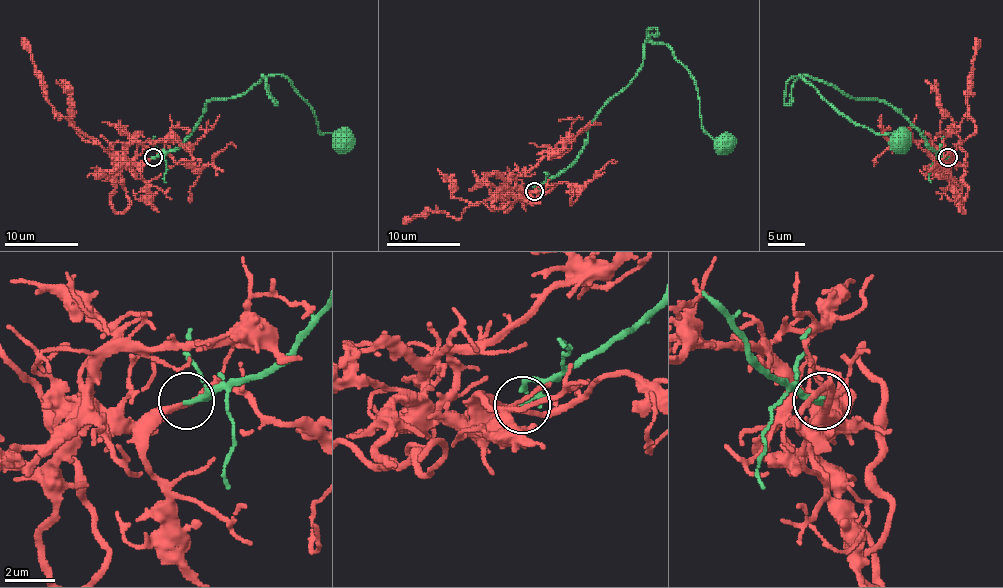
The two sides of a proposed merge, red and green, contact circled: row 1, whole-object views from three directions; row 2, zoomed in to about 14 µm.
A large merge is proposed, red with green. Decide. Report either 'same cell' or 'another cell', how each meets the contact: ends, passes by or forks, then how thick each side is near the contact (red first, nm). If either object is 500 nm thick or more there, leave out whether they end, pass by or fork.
same cell; red passes by; green ends there; 200 nm thick on the red side, 240 nm on the other

